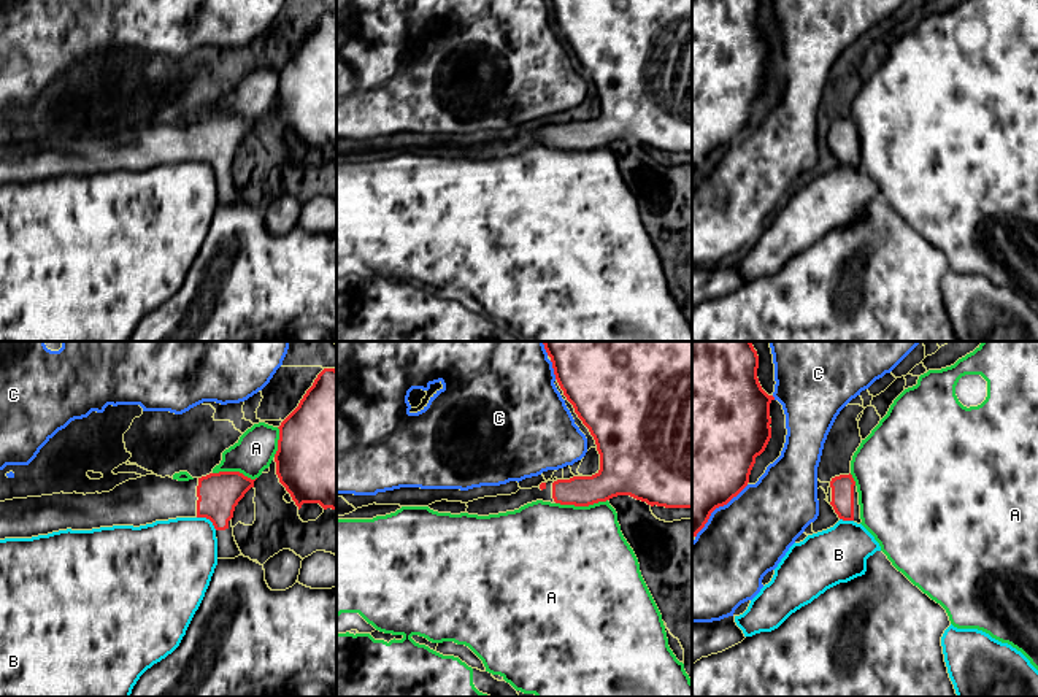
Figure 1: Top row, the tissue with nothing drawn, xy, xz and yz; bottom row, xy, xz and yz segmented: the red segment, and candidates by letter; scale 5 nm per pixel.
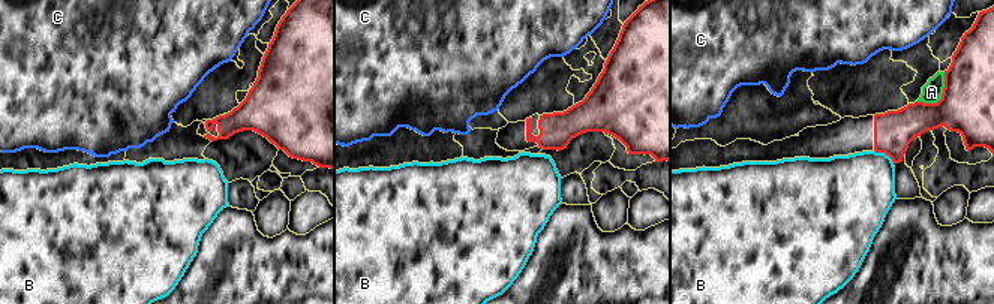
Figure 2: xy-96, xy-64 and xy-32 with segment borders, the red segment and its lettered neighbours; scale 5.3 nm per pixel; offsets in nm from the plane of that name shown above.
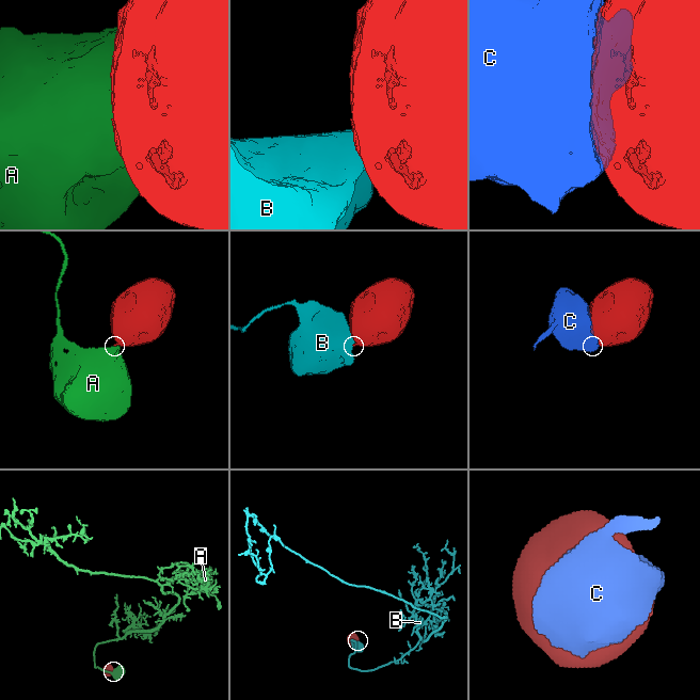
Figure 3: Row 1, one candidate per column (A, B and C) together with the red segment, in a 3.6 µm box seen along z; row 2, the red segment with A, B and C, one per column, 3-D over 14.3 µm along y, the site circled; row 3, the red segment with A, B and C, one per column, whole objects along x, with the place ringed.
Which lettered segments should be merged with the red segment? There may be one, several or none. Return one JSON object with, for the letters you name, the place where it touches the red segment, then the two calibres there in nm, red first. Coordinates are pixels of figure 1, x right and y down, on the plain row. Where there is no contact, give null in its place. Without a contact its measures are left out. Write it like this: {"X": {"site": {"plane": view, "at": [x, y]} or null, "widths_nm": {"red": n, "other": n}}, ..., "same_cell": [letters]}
{"same_cell": []}

